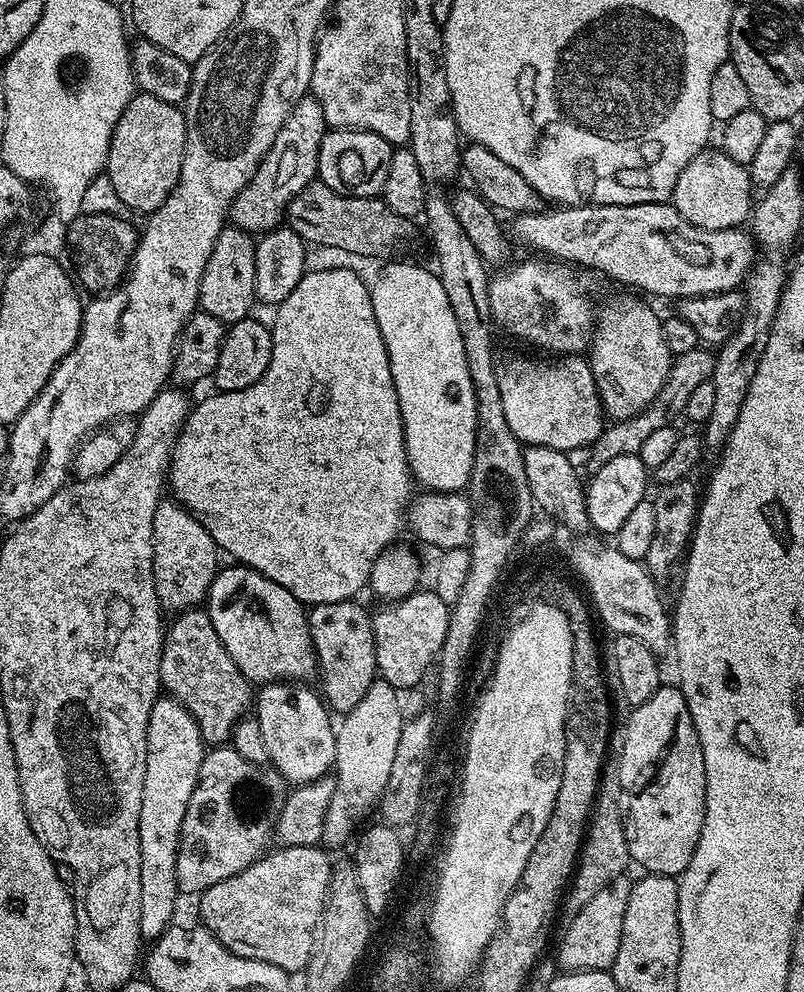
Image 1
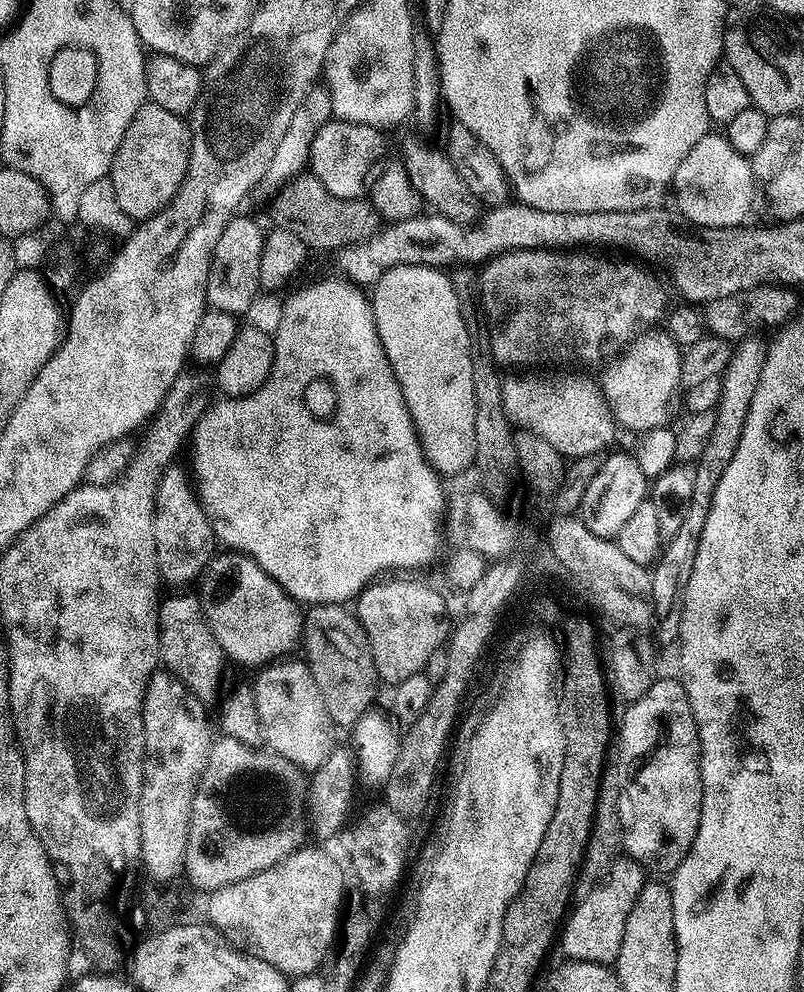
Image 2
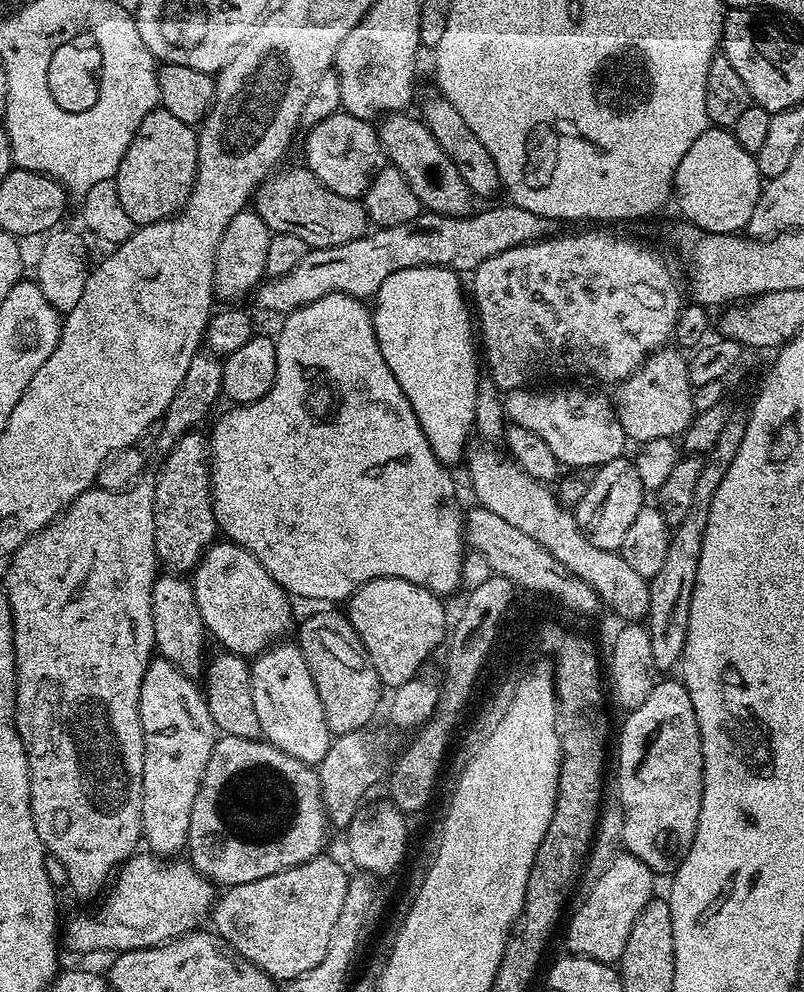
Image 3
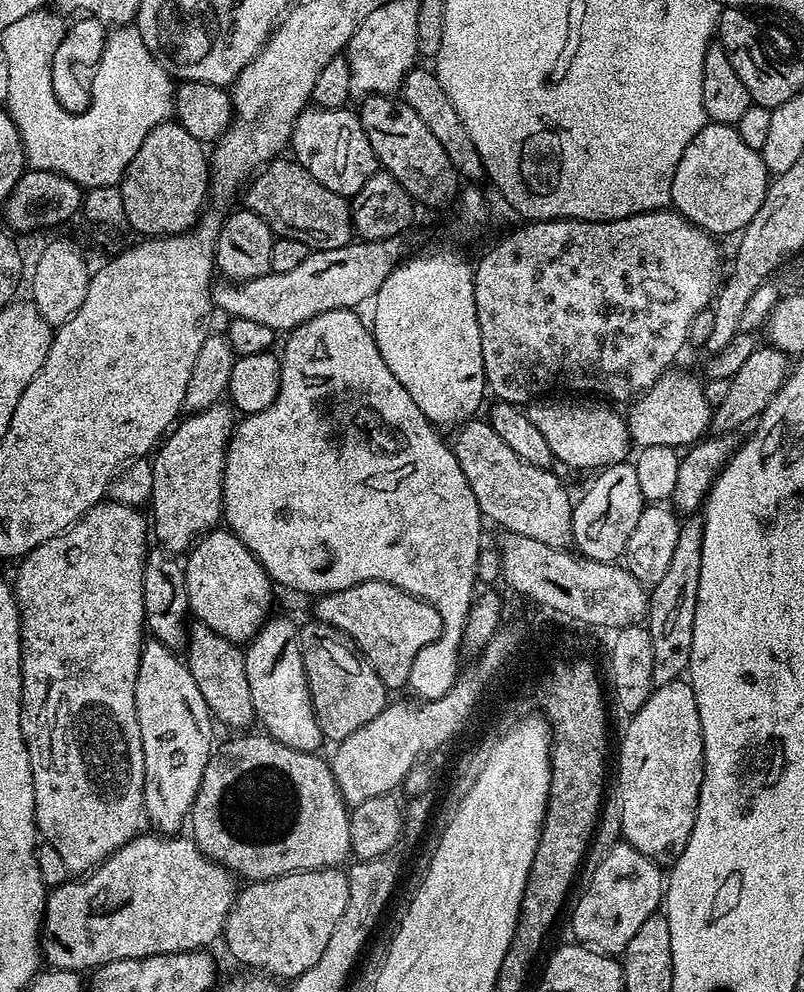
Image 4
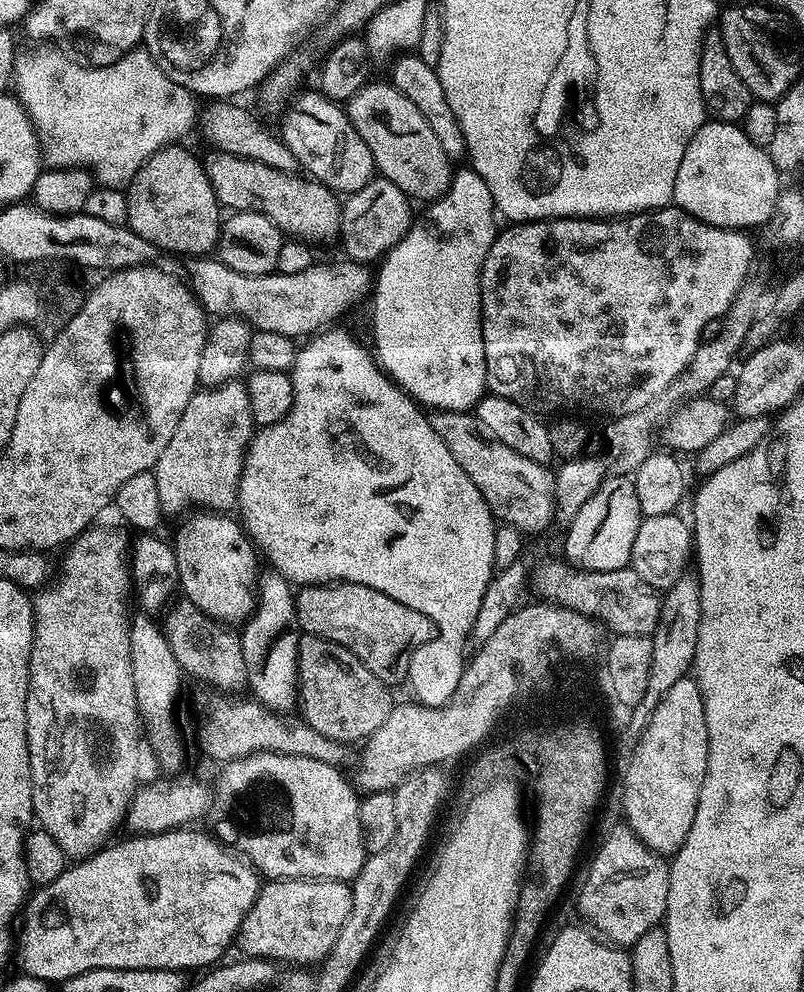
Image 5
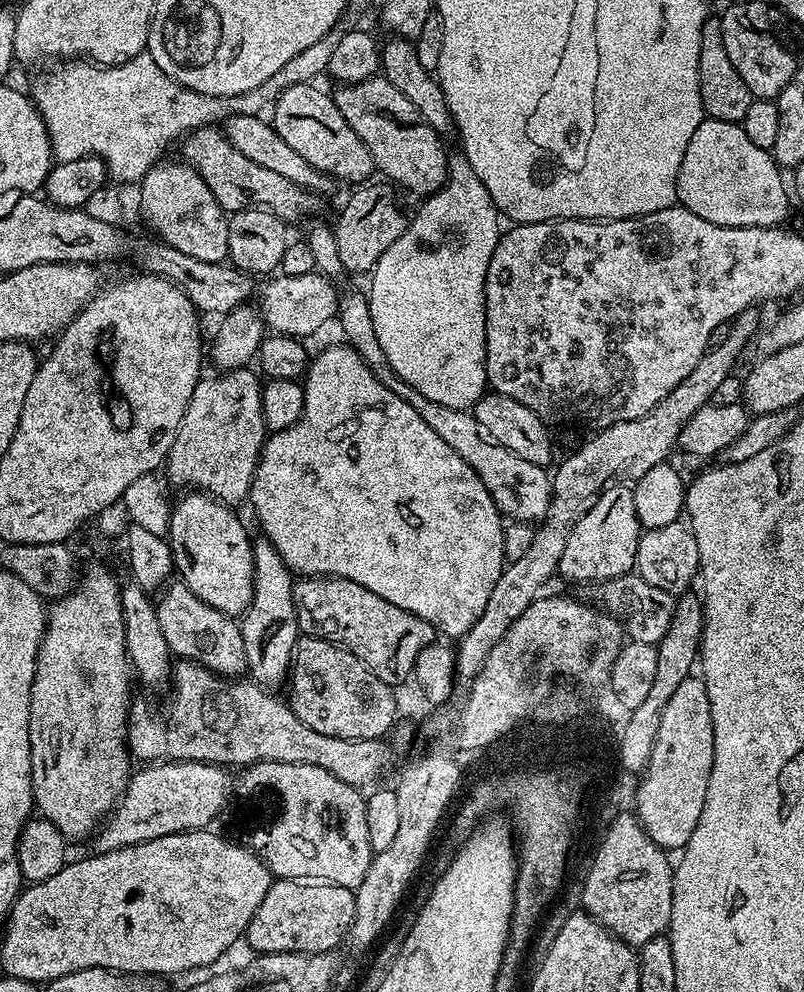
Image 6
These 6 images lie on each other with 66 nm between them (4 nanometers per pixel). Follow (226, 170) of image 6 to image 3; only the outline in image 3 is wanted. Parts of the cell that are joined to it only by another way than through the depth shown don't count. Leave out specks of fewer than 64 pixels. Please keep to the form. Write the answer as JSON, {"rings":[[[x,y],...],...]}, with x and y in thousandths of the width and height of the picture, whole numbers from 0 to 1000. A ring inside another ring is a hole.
{"rings":[[[382,167],[372,168],[358,169],[354,173],[345,172],[318,191],[316,212],[326,220],[326,224],[331,224],[335,235],[367,236],[383,246],[384,251],[425,248],[430,244],[458,237],[458,214],[447,201],[433,202],[425,196],[415,196],[415,192],[410,192]]]}

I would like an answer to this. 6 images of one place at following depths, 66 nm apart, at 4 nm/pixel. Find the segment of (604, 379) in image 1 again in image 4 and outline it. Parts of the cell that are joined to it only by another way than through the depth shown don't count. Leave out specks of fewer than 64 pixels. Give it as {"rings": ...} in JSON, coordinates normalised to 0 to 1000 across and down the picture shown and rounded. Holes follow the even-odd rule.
{"rings":[[[825,375],[803,397],[785,404],[786,412],[779,415],[781,439],[792,453],[808,450],[831,450],[854,453],[868,444],[877,443],[886,426],[887,408],[878,405],[874,386],[856,375]]]}

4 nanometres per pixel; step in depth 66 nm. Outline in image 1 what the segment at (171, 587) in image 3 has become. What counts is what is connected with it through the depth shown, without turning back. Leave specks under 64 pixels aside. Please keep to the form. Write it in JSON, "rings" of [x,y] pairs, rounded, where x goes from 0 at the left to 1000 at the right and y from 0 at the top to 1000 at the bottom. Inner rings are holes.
{"rings":[[[240,611],[231,617],[223,618],[219,625],[206,633],[204,654],[199,660],[199,689],[208,701],[229,710],[231,716],[246,728],[249,743],[259,752],[279,752],[289,745],[294,729],[310,721],[316,710],[316,694],[308,684],[296,675],[291,663],[281,659],[281,651],[271,643],[266,631],[261,627],[257,616],[252,612]]]}

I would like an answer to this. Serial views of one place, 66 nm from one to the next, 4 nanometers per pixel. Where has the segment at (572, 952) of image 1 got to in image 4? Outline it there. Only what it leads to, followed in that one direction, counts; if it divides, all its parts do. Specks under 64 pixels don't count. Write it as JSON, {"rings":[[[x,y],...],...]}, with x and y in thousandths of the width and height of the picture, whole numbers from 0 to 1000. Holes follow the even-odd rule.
{"rings":[[[767,849],[754,865],[735,876],[734,882],[721,908],[710,912],[711,940],[716,943],[713,945],[740,959],[766,966],[784,954],[784,946],[794,942],[799,929],[817,922],[826,906],[828,883],[822,872],[780,849]]]}

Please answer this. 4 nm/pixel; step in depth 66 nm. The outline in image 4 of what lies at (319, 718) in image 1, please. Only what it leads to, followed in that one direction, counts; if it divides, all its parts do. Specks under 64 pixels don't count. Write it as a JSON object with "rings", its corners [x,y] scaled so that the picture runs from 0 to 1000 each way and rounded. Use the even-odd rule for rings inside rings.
{"rings":[[[340,620],[333,628],[307,646],[303,662],[306,663],[306,688],[311,688],[311,704],[318,717],[318,726],[328,733],[325,735],[347,750],[354,750],[372,758],[393,758],[397,750],[400,750],[400,743],[381,688],[381,675],[376,671],[371,629],[358,621]]]}

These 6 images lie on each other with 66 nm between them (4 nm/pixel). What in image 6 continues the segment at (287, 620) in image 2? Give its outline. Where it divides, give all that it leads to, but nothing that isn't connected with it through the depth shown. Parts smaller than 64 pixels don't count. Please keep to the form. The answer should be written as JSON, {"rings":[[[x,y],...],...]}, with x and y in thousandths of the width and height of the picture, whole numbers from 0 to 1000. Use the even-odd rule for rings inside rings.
{"rings":[[[251,496],[229,498],[224,505],[214,508],[214,521],[209,527],[208,545],[214,549],[214,567],[223,584],[256,611],[274,615],[290,623],[302,622],[303,616],[313,609],[316,599],[316,563],[313,561],[315,541],[308,540],[303,528],[292,520],[282,508],[274,508]]]}

